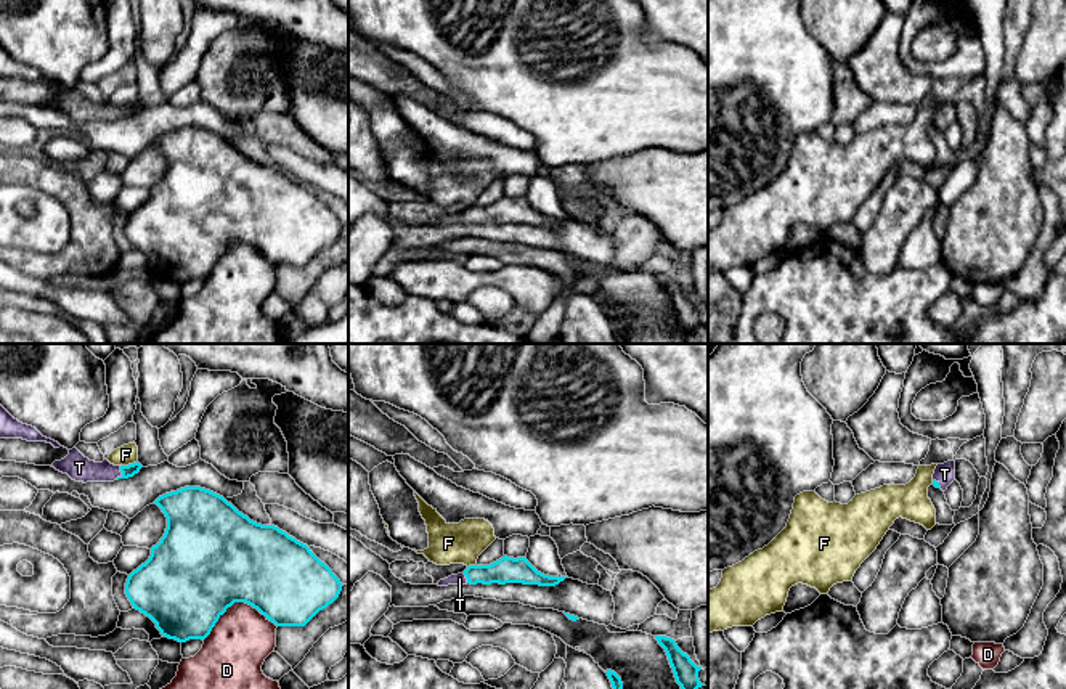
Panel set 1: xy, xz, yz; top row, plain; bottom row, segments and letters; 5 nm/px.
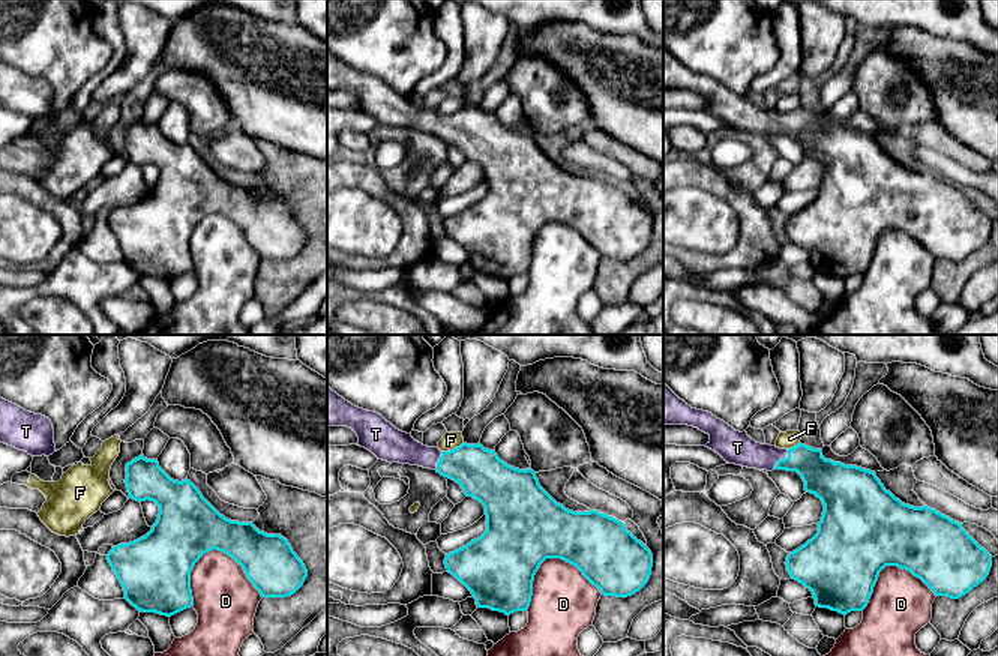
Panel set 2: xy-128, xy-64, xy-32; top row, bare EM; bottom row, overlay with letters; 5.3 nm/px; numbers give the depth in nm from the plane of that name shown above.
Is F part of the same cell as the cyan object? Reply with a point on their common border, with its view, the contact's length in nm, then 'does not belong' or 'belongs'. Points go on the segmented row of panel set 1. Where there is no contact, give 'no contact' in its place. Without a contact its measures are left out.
xy (129, 464) | 80 nm | does not belong

